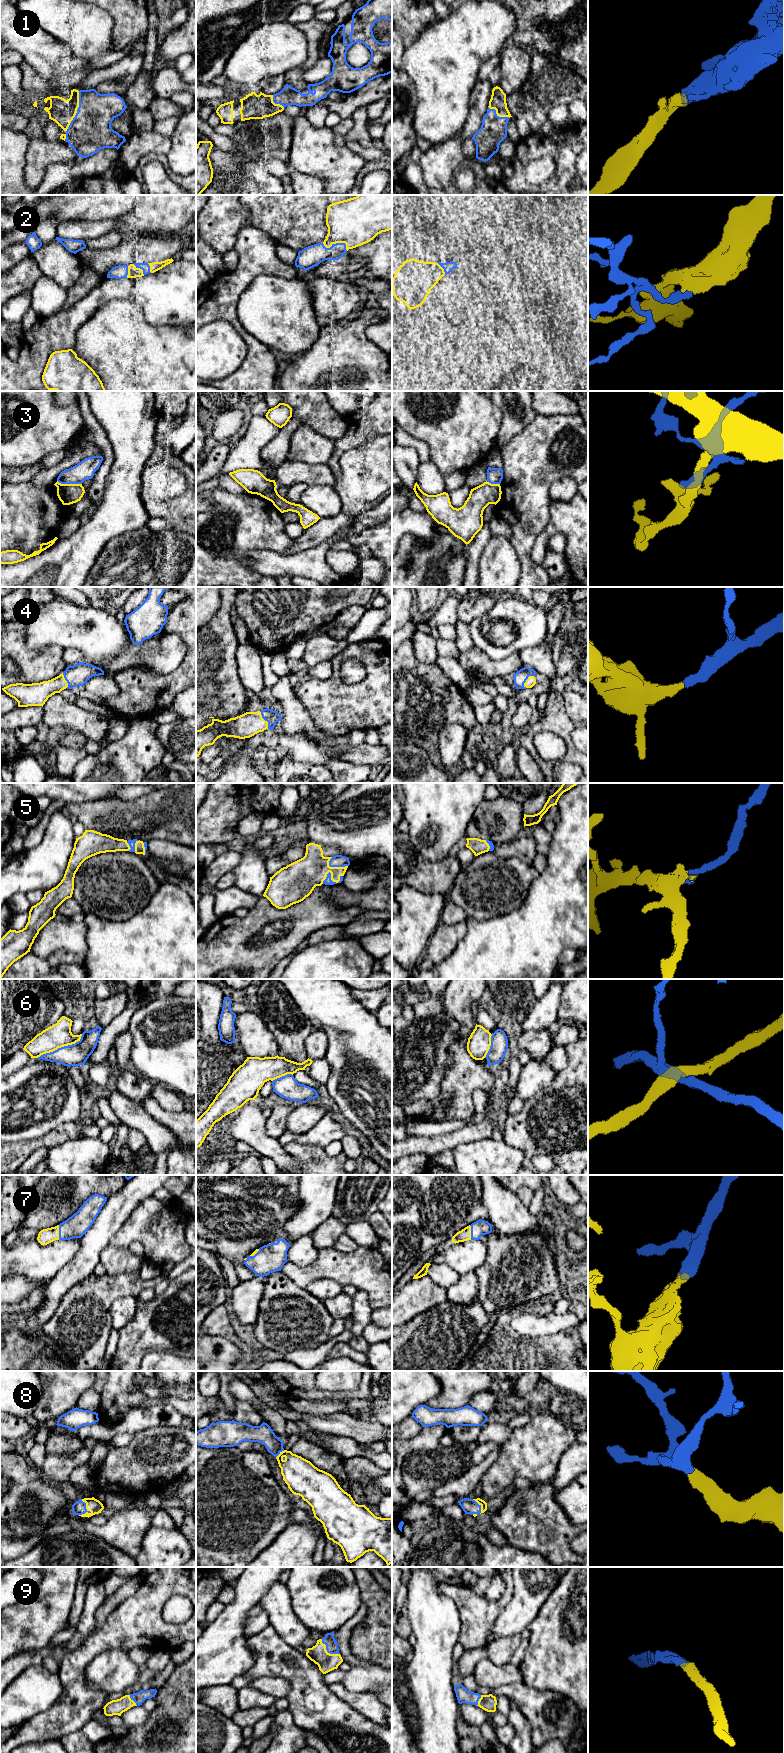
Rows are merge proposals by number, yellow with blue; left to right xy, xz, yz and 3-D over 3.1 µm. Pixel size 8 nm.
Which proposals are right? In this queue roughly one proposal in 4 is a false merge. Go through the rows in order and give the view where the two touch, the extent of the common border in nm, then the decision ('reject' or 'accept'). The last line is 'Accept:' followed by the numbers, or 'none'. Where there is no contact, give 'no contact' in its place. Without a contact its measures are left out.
1: contact in xy; length 340 nm; accept
2: contact in xz; length 220 nm; accept
3: contact in xy; length 200 nm; reject
4: contact in xz; length 160 nm; accept
5: contact in xz; length 180 nm; accept
6: contact in xy; length 420 nm; reject
7: contact in xy; length 120 nm; accept
8: contact in xy; length 140 nm; accept
9: contact in xz; length 200 nm; accept
Accept: 1, 2, 4, 5, 7, 8, 9

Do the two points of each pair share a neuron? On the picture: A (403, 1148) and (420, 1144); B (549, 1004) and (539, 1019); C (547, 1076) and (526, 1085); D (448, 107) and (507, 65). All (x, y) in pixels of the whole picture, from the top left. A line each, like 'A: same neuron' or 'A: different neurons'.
A: same neuron
B: same neuron
C: same neuron
D: different neurons

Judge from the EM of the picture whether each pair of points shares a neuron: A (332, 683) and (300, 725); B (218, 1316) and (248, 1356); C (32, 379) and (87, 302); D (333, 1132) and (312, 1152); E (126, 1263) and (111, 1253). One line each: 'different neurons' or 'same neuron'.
A: different neurons
B: same neuron
C: same neuron
D: different neurons
E: same neuron

